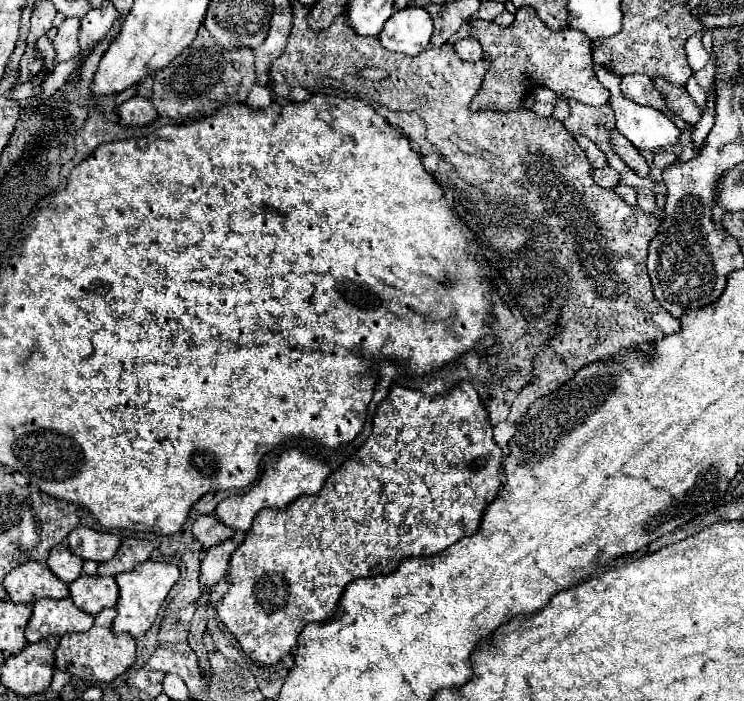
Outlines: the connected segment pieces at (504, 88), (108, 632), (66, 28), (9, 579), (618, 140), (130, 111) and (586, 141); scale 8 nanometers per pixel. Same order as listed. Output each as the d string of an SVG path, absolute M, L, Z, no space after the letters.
M530 6L518 8L516 20L508 28L486 20L476 20L470 26L470 36L478 38L484 58L490 58L492 62L488 74L484 76L480 94L476 94L470 104L472 111L487 108L496 108L502 112L518 110L522 108L520 100L538 86L546 86L562 98L574 98L588 106L608 104L608 90L600 86L593 74L591 42L583 32L571 28L554 32L542 20L538 20Z
M104 608L94 616L94 626L82 634L66 634L54 652L54 666L78 676L86 682L112 682L116 676L124 674L136 660L136 640L130 634L114 636L112 622L116 618L114 608Z
M68 18L60 24L52 46L54 46L54 62L66 62L78 54L78 30L80 30L80 20L78 18Z
M38 562L20 564L12 572L8 572L4 578L4 588L14 604L34 604L42 598L68 598L68 586L60 582L46 564Z
M616 130L612 132L612 146L614 146L614 150L618 152L618 156L620 156L636 174L648 176L650 168L648 168L644 156L640 156L640 152L632 146L632 142L628 142L628 140L626 140L620 132L616 132Z
M132 96L130 100L126 100L120 106L118 116L120 116L122 126L138 126L138 128L148 126L158 118L152 102L142 96Z
M576 134L574 138L576 138L576 142L580 144L580 148L584 150L584 154L588 156L588 160L592 162L594 168L604 168L604 166L608 166L604 154L600 152L600 148L598 148L590 138L586 138L586 136L582 136L582 134Z

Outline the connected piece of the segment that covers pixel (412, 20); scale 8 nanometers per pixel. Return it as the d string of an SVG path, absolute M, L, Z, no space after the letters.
M404 8L396 12L378 34L380 44L390 52L416 56L426 50L432 36L432 18L424 8Z

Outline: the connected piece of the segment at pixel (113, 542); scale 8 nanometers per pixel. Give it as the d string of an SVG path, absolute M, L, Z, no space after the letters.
M76 528L68 534L68 548L72 554L82 560L106 562L110 560L120 546L120 538L116 534L96 532L92 528Z

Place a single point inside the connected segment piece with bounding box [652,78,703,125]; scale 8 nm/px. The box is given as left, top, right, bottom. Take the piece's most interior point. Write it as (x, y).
(677, 99)

